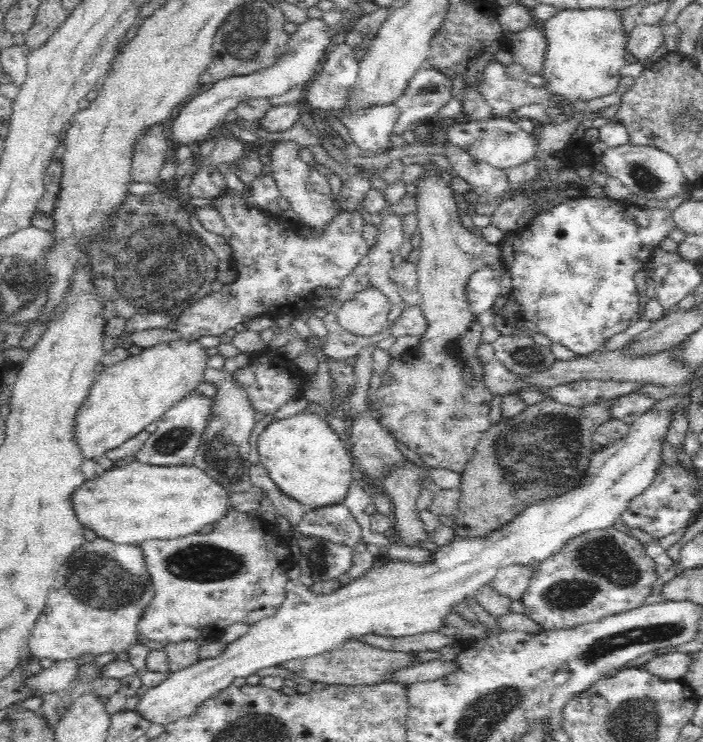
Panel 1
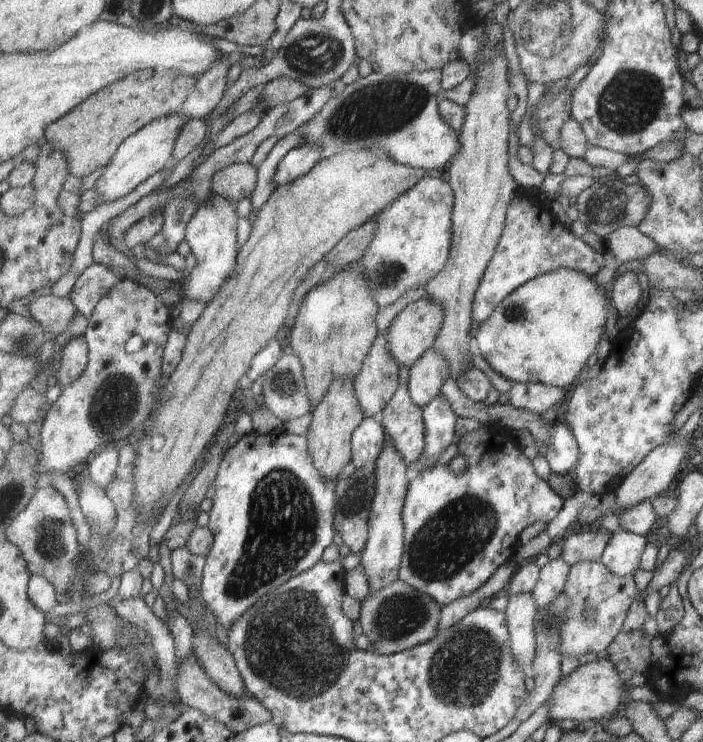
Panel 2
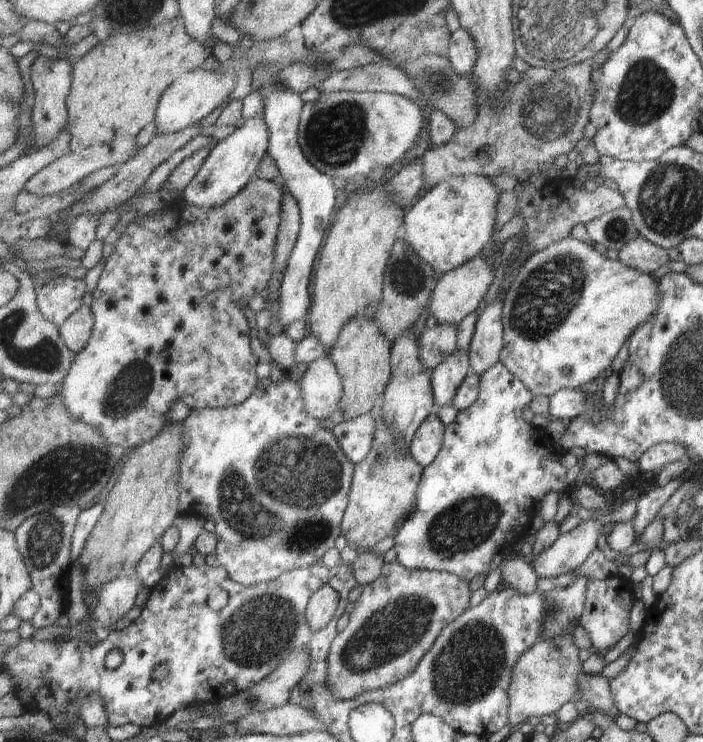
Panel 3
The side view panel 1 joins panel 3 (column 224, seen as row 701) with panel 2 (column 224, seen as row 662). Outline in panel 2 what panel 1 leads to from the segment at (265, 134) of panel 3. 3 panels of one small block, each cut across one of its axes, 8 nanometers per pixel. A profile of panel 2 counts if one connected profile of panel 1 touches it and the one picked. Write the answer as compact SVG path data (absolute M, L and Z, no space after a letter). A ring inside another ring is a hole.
M211 190L210 197L200 204L195 216L189 221L186 230L186 242L192 254L197 258L195 268L191 270L189 282L183 286L181 298L189 297L207 306L229 284L238 266L237 252L237 212L236 202L221 193Z

